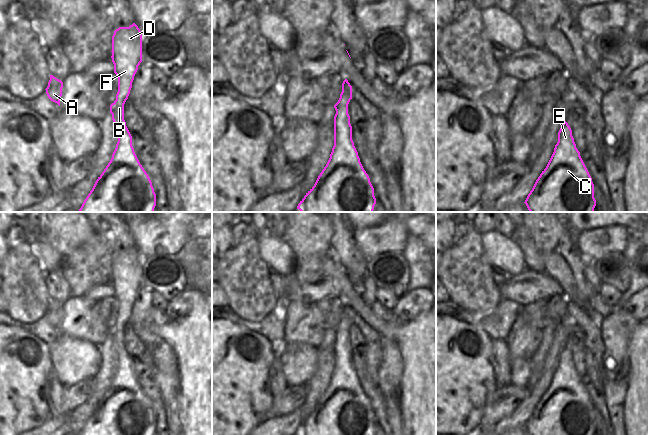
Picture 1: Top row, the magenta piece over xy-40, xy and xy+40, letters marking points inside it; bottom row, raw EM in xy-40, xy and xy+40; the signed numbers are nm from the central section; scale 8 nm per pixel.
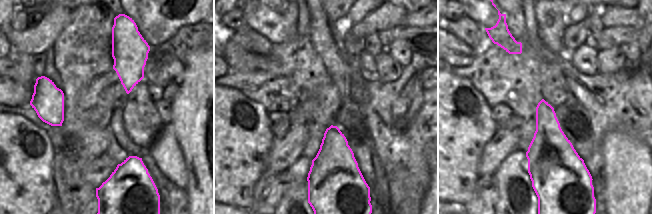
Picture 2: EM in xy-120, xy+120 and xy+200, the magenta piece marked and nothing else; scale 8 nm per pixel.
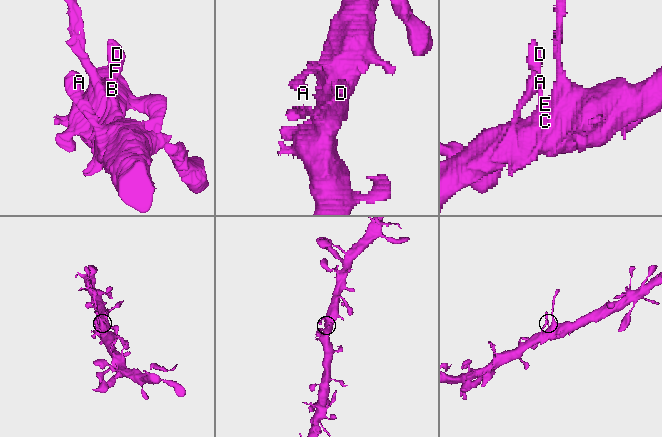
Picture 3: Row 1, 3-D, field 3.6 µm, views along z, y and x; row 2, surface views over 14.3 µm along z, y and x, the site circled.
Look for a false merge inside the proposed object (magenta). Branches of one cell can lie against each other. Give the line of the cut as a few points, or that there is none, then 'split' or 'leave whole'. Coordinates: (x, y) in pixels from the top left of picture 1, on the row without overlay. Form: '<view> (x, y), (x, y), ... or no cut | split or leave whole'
no cut | leave whole

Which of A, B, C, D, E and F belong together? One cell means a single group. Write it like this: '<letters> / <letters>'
A B C D E F

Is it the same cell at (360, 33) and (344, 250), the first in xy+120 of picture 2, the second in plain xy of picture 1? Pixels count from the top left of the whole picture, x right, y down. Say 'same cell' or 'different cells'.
different cells

